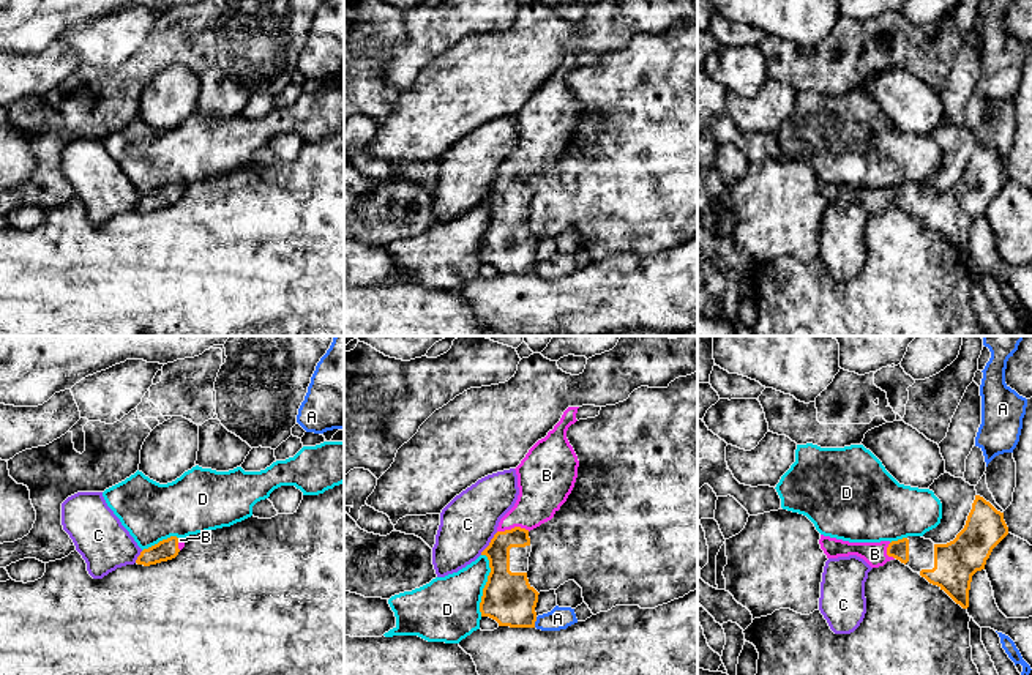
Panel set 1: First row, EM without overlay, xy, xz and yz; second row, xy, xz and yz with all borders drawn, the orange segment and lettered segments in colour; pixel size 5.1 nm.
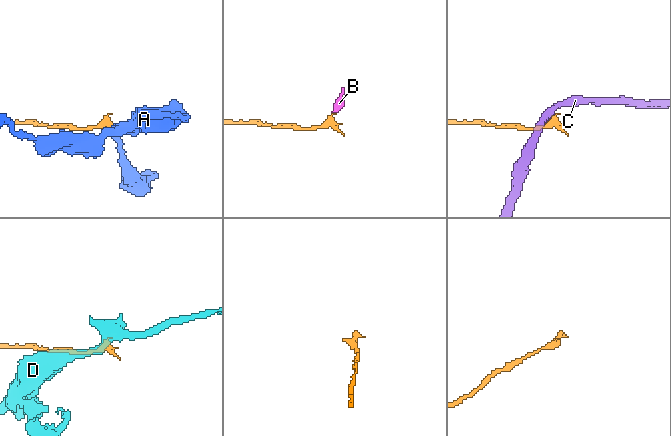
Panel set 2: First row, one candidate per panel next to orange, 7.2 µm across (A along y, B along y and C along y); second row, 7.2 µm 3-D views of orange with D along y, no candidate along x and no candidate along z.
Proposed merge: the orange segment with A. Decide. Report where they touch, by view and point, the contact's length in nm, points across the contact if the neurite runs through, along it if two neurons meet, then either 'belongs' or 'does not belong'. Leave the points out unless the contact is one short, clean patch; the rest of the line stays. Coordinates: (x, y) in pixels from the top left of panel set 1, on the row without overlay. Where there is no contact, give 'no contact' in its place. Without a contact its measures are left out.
xz (535, 267) | 60 nm | along xz (537, 264), (534, 273) | does not belong

